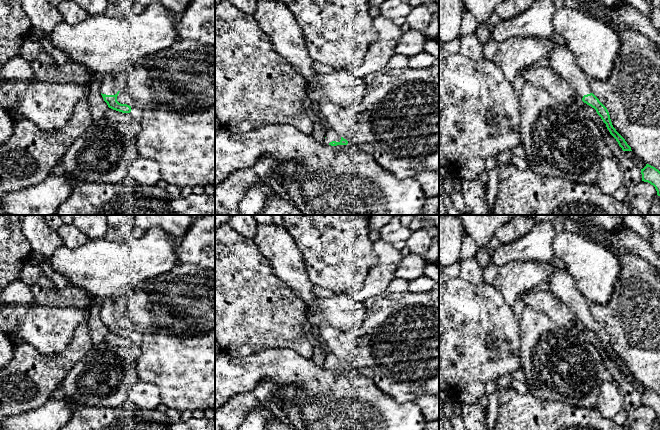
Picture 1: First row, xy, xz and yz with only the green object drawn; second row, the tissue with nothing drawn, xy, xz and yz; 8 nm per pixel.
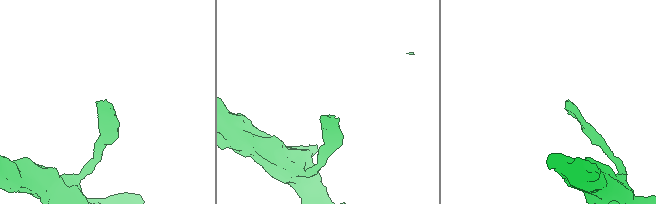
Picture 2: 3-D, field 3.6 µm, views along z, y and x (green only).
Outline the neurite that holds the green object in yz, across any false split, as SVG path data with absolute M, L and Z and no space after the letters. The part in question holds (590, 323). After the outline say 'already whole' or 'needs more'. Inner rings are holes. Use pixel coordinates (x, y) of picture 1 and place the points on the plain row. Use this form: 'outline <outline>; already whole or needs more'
outline M549 261L554 271L547 280L549 291L564 302L574 313L576 318L584 327L594 332L597 338L606 348L610 358L616 363L623 375L632 375L625 363L613 351L607 332L592 317L588 301L576 289L572 276L567 270L559 269L553 262Z; needs more

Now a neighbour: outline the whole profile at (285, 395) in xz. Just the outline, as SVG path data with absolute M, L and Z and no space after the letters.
M283 385L280 390L273 392L273 402L279 407L289 404L296 396L299 387L299 385Z

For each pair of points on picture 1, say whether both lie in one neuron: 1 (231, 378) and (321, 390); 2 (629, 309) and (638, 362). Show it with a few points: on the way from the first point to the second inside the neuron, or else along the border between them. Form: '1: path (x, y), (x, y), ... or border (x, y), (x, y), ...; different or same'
1: path (253, 371), (299, 371); same
2: path (638, 322), (638, 349); same

